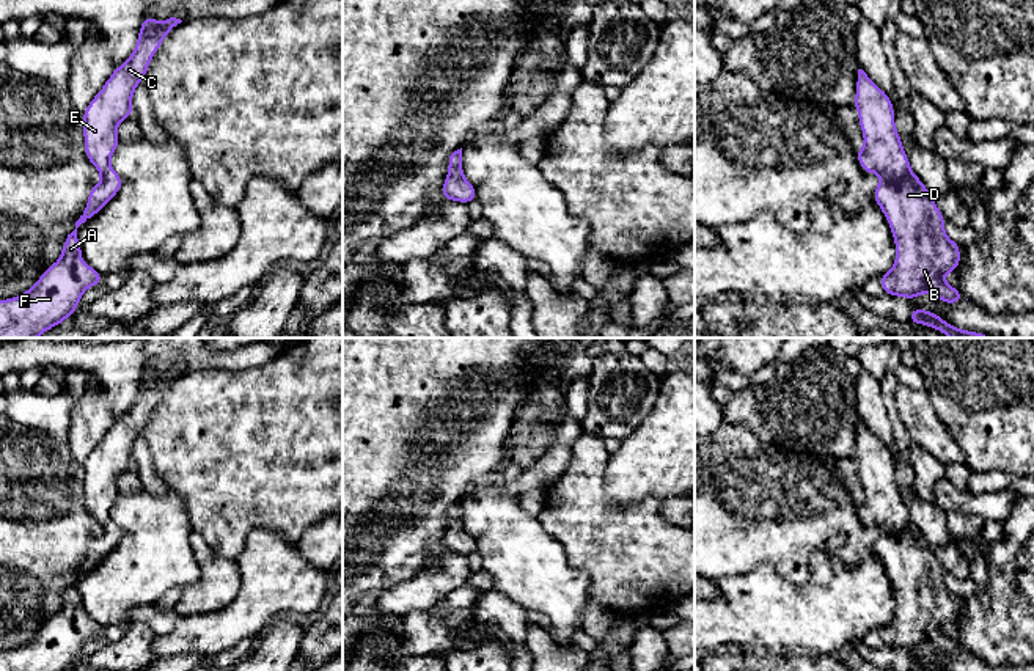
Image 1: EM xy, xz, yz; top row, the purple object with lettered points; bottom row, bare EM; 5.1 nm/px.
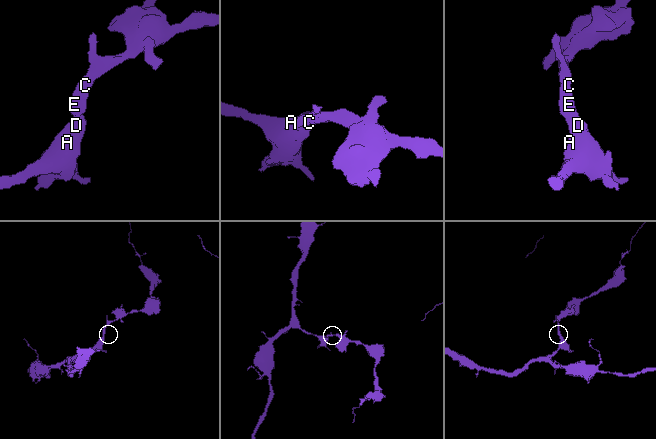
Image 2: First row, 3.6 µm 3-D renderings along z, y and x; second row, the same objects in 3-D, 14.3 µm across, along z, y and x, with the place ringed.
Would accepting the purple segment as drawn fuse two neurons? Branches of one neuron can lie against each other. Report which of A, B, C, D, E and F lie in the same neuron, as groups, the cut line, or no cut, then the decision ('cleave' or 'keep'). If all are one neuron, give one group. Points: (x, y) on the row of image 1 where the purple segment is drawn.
groups A B C D E F; cut none; keep

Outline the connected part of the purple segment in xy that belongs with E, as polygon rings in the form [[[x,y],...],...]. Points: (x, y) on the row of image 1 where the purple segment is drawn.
[[[143,16],[134,52],[115,68],[83,110],[85,156],[97,168],[101,182],[90,189],[88,204],[75,222],[75,229],[64,239],[58,261],[22,295],[0,300],[0,338],[38,338],[64,324],[64,319],[77,311],[83,292],[102,283],[104,277],[82,261],[77,228],[119,192],[123,178],[110,165],[119,145],[116,129],[134,115],[135,88],[143,82],[163,38],[181,22],[176,17],[160,22]]]

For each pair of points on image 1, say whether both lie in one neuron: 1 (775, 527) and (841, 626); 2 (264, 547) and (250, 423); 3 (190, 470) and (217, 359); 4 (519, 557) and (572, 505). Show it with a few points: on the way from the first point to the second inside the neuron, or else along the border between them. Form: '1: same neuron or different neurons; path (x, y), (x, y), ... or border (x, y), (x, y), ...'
1: different neurons; border (825, 544), (802, 583), (789, 583), (773, 569)
2: different neurons; border (296, 544), (272, 530), (255, 528), (239, 555)
3: different neurons; border (253, 366), (244, 370), (200, 368), (183, 373)
4: different neurons; border (535, 517), (561, 544), (566, 561)

